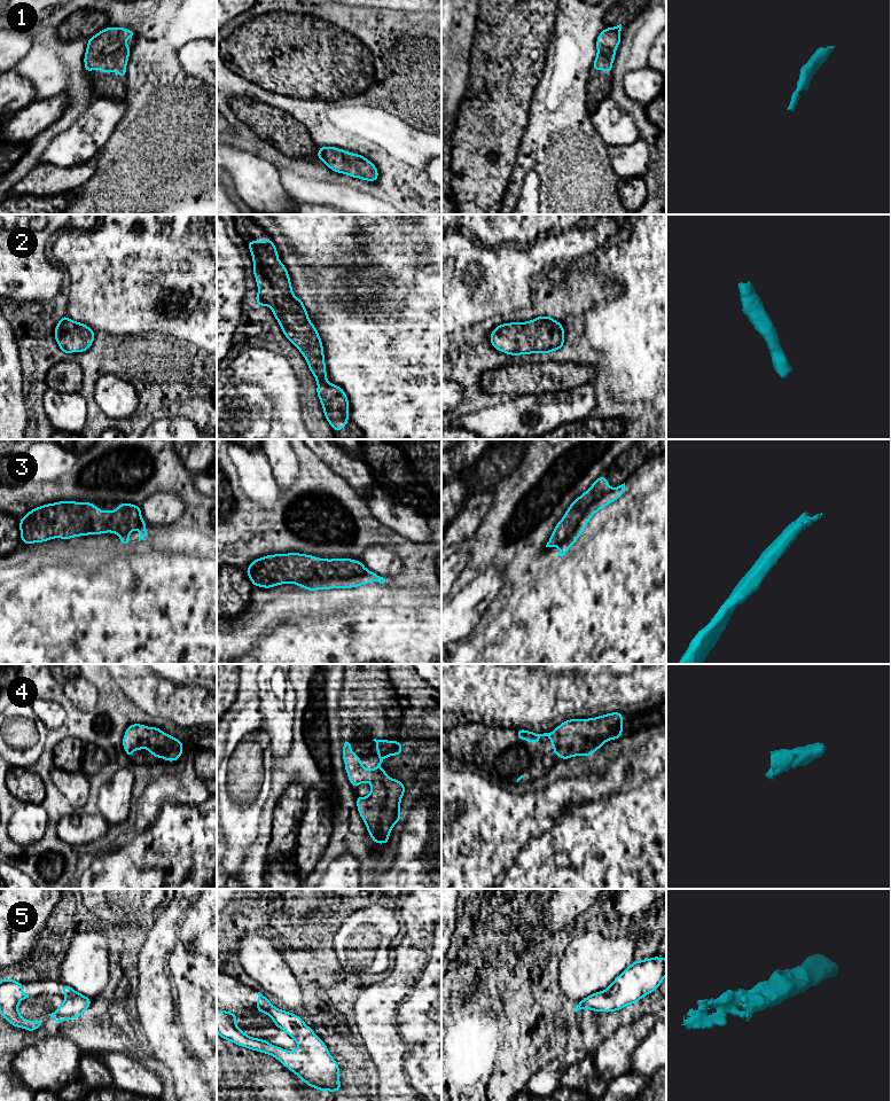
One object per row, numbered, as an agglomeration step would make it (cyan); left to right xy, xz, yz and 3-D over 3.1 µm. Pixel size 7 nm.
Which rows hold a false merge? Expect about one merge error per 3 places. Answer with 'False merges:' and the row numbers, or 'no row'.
False merges: no row

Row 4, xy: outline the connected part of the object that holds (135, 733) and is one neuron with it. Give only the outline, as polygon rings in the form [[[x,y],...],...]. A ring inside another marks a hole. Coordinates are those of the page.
[[[132,724],[125,731],[123,747],[127,757],[132,758],[135,750],[147,750],[158,760],[164,757],[166,762],[178,760],[183,750],[183,743],[164,733],[158,727],[148,727],[141,724]]]

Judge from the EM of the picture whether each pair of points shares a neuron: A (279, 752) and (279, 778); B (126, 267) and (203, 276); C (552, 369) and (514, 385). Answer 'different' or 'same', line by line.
A: different
B: same
C: same

